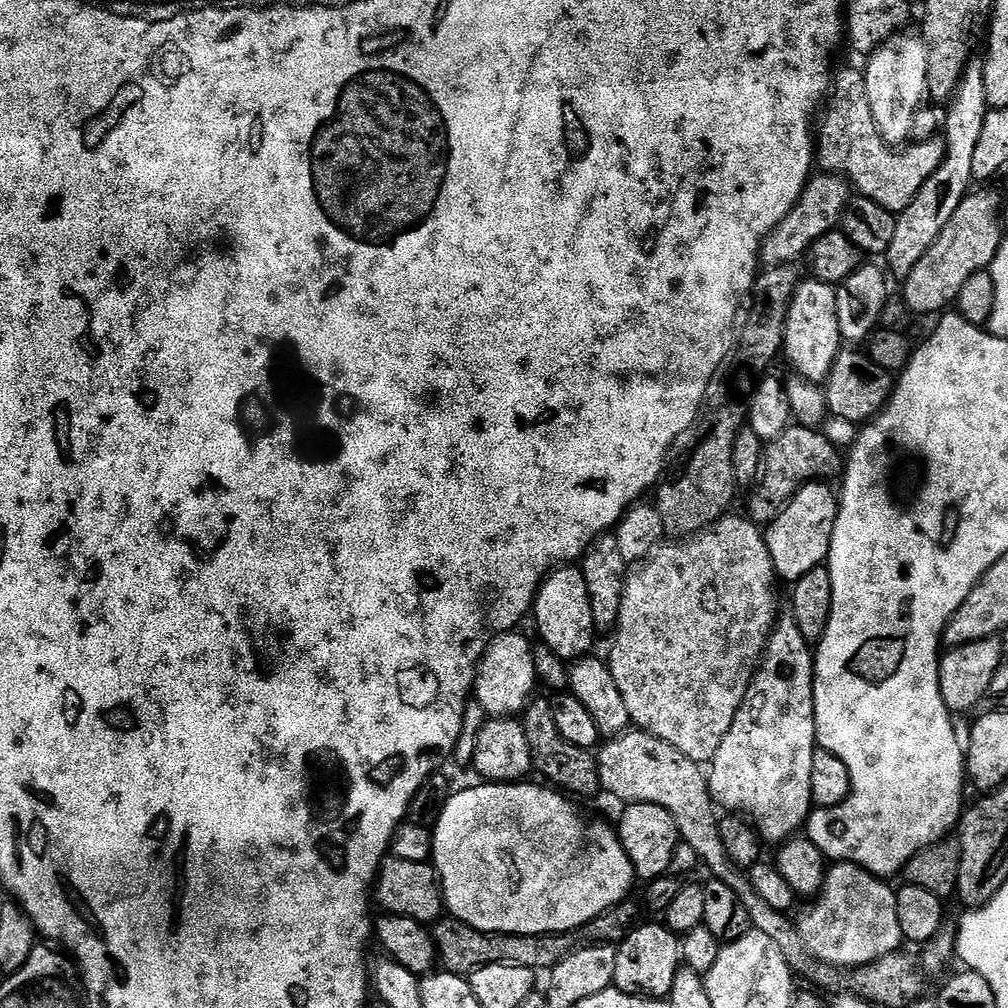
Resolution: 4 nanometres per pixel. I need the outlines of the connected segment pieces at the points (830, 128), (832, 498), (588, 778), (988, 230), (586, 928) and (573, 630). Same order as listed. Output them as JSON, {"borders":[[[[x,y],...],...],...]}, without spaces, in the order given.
{"borders":[[[[859,67],[835,73],[823,112],[814,136],[815,163],[819,171],[844,177],[863,199],[874,201],[890,213],[906,210],[906,206],[914,202],[914,194],[922,190],[926,178],[930,178],[946,158],[946,142],[940,134],[929,140],[909,143],[903,150],[897,150],[882,139],[876,130],[864,73]]],[[[811,480],[792,495],[784,509],[772,519],[764,532],[764,541],[770,550],[772,565],[781,581],[801,580],[810,570],[821,567],[830,554],[834,526],[838,518],[840,501],[837,489],[828,482]]],[[[533,699],[522,713],[522,723],[526,730],[526,742],[530,742],[530,754],[535,771],[541,772],[545,776],[543,779],[549,785],[555,786],[573,797],[601,795],[602,787],[597,757],[589,749],[574,746],[570,742],[566,742],[566,738],[562,738],[562,734],[558,734],[558,726],[554,726],[552,706],[547,699]]],[[[975,192],[965,196],[962,206],[954,210],[954,218],[946,222],[946,230],[942,230],[934,246],[930,246],[930,250],[922,254],[922,262],[918,262],[918,266],[914,266],[914,270],[903,277],[902,299],[913,317],[935,317],[951,309],[968,279],[974,278],[974,274],[991,269],[1002,243],[1000,200],[992,192]]],[[[633,899],[616,904],[609,912],[594,918],[575,932],[551,932],[550,934],[502,934],[483,932],[471,928],[466,922],[455,918],[441,918],[431,929],[432,939],[436,942],[438,964],[445,972],[468,976],[487,964],[513,964],[533,970],[551,970],[558,966],[571,952],[576,952],[590,944],[610,944],[618,946],[641,923],[642,917]]],[[[561,566],[549,575],[536,593],[534,617],[540,631],[543,647],[565,662],[575,662],[593,651],[592,643],[598,639],[594,626],[594,614],[590,610],[590,594],[586,590],[586,578],[576,566]]]]}

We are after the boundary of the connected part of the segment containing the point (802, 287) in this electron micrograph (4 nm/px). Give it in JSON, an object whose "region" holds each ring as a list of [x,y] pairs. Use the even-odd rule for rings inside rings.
{"region":[[[811,278],[801,279],[788,301],[788,313],[784,322],[783,359],[792,363],[792,368],[801,380],[827,381],[830,370],[842,350],[838,330],[838,304],[836,288],[831,284]]]}

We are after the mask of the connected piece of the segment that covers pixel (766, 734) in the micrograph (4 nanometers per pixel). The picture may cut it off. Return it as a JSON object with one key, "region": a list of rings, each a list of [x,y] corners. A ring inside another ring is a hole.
{"region":[[[791,614],[781,615],[768,638],[768,644],[764,647],[764,658],[760,667],[752,675],[746,698],[706,772],[712,801],[725,813],[739,814],[747,818],[759,832],[761,841],[768,843],[769,840],[773,846],[793,839],[807,825],[808,815],[814,811],[810,769],[814,766],[814,754],[818,750],[814,710],[815,685],[816,661],[813,645],[802,634],[802,630],[798,630]]]}

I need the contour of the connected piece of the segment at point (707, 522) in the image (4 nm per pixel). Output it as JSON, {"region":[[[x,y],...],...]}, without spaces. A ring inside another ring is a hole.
{"region":[[[720,424],[692,453],[688,456],[688,461],[685,462],[684,468],[688,472],[684,472],[681,476],[672,476],[668,481],[665,479],[663,483],[655,489],[654,505],[662,518],[662,526],[665,533],[672,538],[687,538],[697,535],[709,528],[710,525],[722,519],[729,511],[728,508],[732,504],[732,499],[736,496],[738,485],[736,483],[736,475],[734,474],[734,466],[732,465],[732,447],[734,446],[734,438],[736,437],[737,429],[727,428],[726,425]]]}

